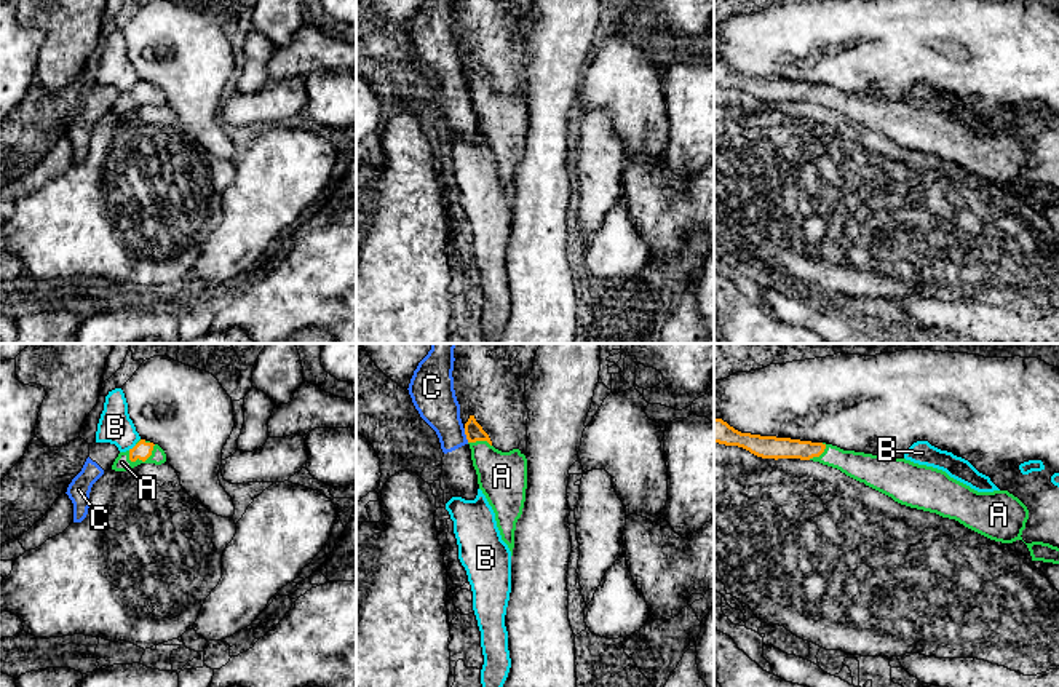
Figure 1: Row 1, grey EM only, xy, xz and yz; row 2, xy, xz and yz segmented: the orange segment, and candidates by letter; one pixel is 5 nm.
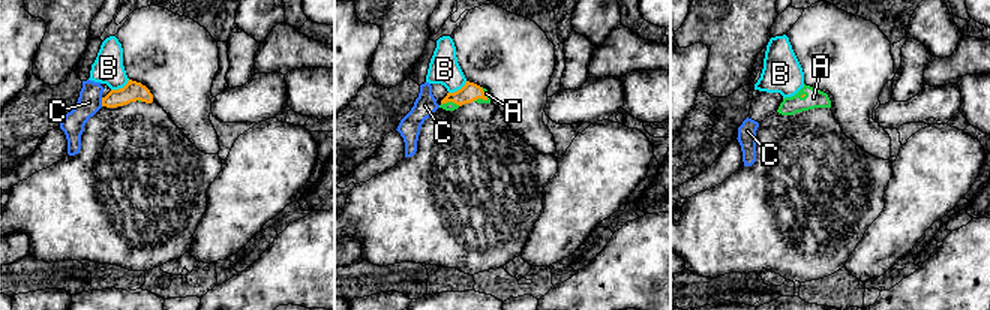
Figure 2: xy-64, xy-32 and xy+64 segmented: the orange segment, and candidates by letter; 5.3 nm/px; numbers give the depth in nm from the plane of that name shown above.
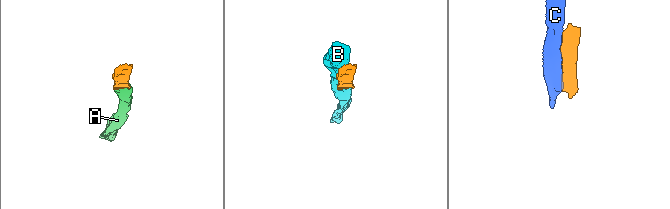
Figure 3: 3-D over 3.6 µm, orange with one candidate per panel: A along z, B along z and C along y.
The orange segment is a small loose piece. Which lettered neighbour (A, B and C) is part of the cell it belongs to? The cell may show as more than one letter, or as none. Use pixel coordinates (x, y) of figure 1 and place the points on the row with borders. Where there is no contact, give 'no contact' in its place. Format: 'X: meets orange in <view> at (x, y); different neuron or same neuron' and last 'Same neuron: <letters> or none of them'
A: meets orange in xy at (144, 460); same neuron
B: meets orange in xy at (133, 448); different neuron
C: meets orange in xz at (465, 433); different neuron
Same neuron: A

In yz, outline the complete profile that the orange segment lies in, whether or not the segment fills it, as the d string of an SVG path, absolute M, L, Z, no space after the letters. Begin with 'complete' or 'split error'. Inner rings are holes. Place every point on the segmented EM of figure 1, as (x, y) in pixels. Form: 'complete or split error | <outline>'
split error | M714 419L714 443L738 446L762 459L800 459L832 467L894 502L955 519L1001 543L1022 540L1027 506L1008 490L978 492L946 471L906 459L843 451L826 443L741 433Z

